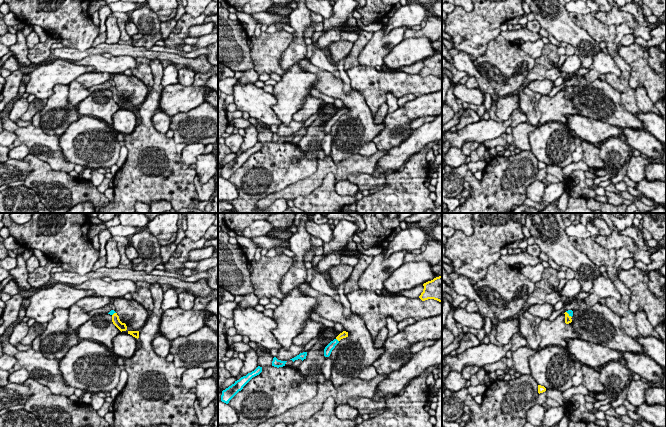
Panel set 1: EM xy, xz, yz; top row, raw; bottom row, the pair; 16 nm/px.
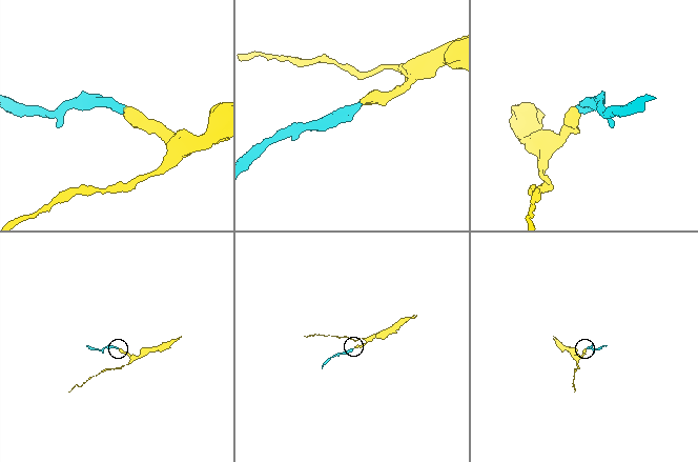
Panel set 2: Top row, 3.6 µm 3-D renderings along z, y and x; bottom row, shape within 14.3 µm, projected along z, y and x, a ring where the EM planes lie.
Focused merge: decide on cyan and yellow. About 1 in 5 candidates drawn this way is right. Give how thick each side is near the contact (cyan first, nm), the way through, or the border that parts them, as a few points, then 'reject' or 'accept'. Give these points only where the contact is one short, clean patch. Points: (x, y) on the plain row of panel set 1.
130 nm thick on the cyan side, 120 nm on the other; runs through xz (328, 125), (337, 116), (344, 110); accept

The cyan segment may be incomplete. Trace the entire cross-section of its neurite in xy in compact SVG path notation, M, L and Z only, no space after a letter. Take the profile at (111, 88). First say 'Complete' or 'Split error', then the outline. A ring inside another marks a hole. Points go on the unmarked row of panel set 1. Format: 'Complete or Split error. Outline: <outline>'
Split error. Outline: M111 86L108 90L112 92L113 100L122 108L127 106L127 102L125 99L122 99L119 95L119 92L114 86Z

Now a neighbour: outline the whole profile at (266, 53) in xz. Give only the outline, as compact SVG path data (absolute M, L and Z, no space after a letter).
M285 30L274 33L261 32L261 35L255 38L256 42L250 51L255 71L259 75L275 73L284 76L287 70L281 68L280 59L293 38L293 34Z

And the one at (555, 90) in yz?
M569 80L564 81L560 86L554 87L552 91L548 94L548 96L553 97L555 96L559 91L565 89L568 86L577 86L578 81L577 80Z

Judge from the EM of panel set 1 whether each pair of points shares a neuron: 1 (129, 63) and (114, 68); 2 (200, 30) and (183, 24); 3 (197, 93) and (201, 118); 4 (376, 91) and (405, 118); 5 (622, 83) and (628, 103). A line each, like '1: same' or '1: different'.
1: same
2: different
3: different
4: different
5: same

